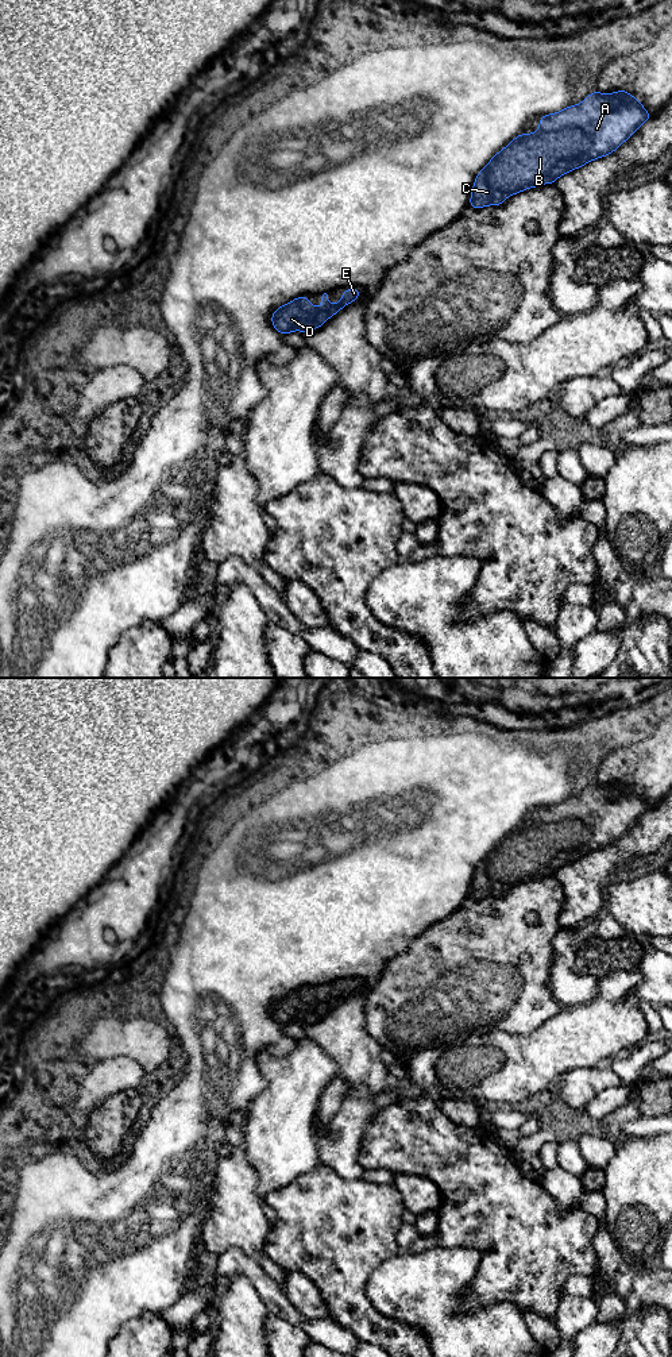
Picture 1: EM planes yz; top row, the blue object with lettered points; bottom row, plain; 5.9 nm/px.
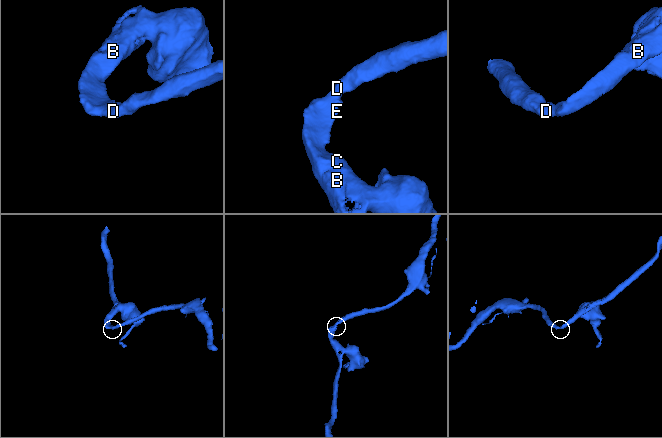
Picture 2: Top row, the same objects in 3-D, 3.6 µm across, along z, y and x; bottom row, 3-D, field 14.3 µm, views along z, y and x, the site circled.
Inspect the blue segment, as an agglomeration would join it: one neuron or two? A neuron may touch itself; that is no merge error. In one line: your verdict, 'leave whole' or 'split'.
leave whole

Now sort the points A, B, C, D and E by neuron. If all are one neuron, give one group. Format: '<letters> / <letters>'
A B C D E

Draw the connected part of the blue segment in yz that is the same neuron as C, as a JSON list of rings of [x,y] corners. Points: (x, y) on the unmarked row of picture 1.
[[[596,780],[580,795],[542,806],[536,824],[515,828],[478,864],[470,899],[502,897],[509,887],[542,875],[555,875],[559,868],[614,844],[652,809],[641,793],[625,780],[609,786],[602,786]]]

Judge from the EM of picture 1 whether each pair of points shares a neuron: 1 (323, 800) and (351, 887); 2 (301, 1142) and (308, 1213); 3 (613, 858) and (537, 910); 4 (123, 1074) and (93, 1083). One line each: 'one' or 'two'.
1: one
2: two
3: two
4: one

